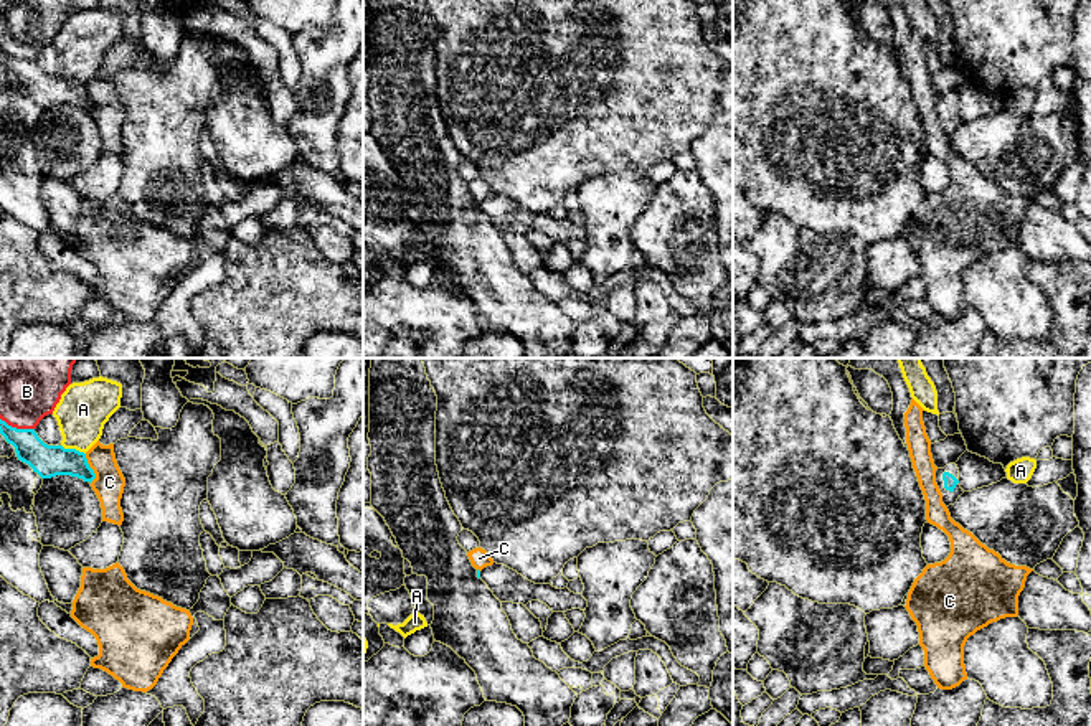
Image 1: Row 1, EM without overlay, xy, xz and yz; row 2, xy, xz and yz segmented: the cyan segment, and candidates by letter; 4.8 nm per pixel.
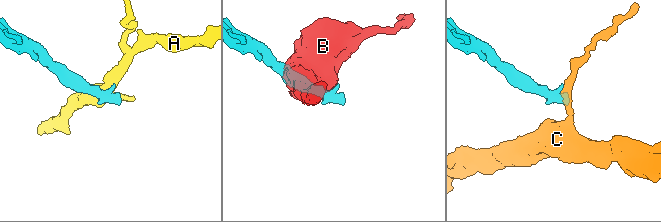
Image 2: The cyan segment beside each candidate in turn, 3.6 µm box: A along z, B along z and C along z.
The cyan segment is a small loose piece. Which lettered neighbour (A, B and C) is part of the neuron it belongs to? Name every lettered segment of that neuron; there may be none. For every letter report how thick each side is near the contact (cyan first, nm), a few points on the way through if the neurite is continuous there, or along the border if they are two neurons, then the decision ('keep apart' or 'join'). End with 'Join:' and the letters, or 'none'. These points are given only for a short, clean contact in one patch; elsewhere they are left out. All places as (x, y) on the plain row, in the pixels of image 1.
A: 160 nm thick on the cyan side, 260 nm on the other; border along xy (61, 75), (85, 84); keep apart
B: 160 nm thick on the cyan side, 260 nm on the other; keep apart
C: 160 nm thick on the cyan side, 150 nm on the other; border along xy (85, 84), (94, 104), (91, 113); keep apart
Join: none

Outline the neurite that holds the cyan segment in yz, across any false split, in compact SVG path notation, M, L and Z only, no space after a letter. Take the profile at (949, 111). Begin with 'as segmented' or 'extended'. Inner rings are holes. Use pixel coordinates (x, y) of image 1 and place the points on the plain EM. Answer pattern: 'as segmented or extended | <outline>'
extended | M949 94L944 99L936 101L936 114L942 124L942 134L946 137L954 135L964 124L959 116L959 99L956 94Z

